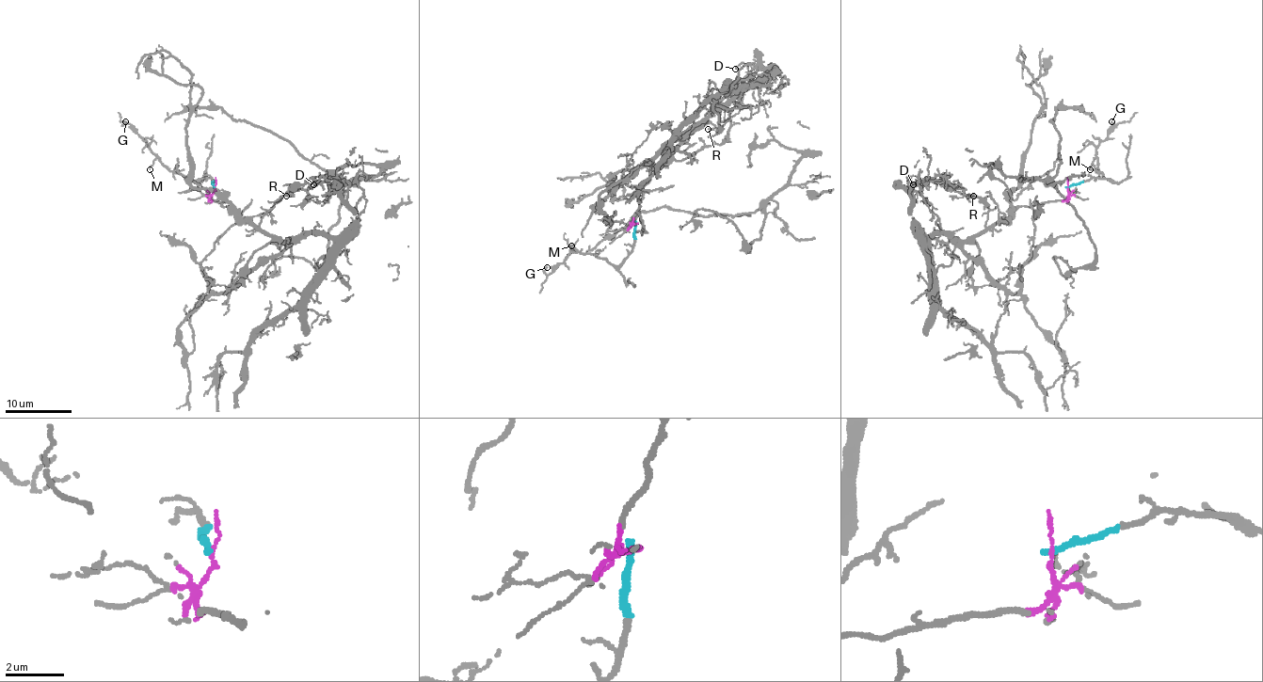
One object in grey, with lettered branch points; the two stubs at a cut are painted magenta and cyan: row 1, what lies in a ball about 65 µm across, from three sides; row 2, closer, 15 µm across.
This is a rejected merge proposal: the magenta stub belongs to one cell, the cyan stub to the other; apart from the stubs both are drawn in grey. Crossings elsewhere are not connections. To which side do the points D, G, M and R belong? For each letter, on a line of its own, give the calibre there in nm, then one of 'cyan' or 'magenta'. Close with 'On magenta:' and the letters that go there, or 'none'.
D: 110 nm thick; magenta
G: 180 nm thick; cyan
M: 120 nm thick; cyan
R: 130 nm thick; magenta
On magenta: D, R

